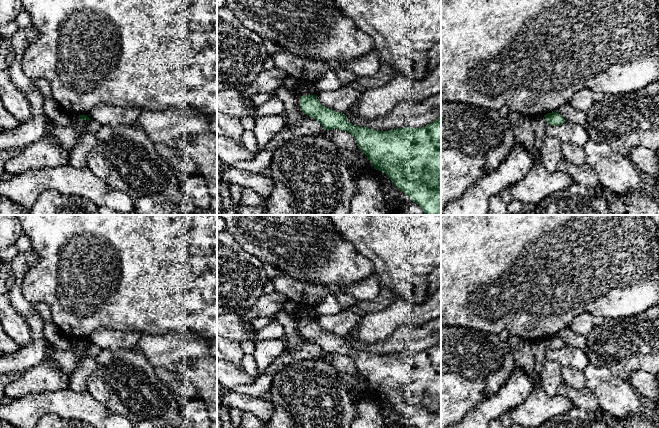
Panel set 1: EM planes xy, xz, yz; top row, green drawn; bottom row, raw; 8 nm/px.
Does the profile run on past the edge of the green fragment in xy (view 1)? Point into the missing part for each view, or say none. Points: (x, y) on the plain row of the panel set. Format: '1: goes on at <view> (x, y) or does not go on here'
1: does not go on here

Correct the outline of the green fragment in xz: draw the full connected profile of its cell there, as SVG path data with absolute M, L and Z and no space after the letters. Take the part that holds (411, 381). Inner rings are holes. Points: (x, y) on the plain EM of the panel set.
M315 319L299 320L299 332L303 338L317 344L325 354L339 353L350 357L374 392L385 397L411 425L441 428L441 339L421 352L376 355L351 348L345 338L324 331Z

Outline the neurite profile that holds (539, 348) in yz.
M531 341L531 348L534 353L534 372L536 376L539 376L543 369L543 362L546 359L547 346L545 341Z

